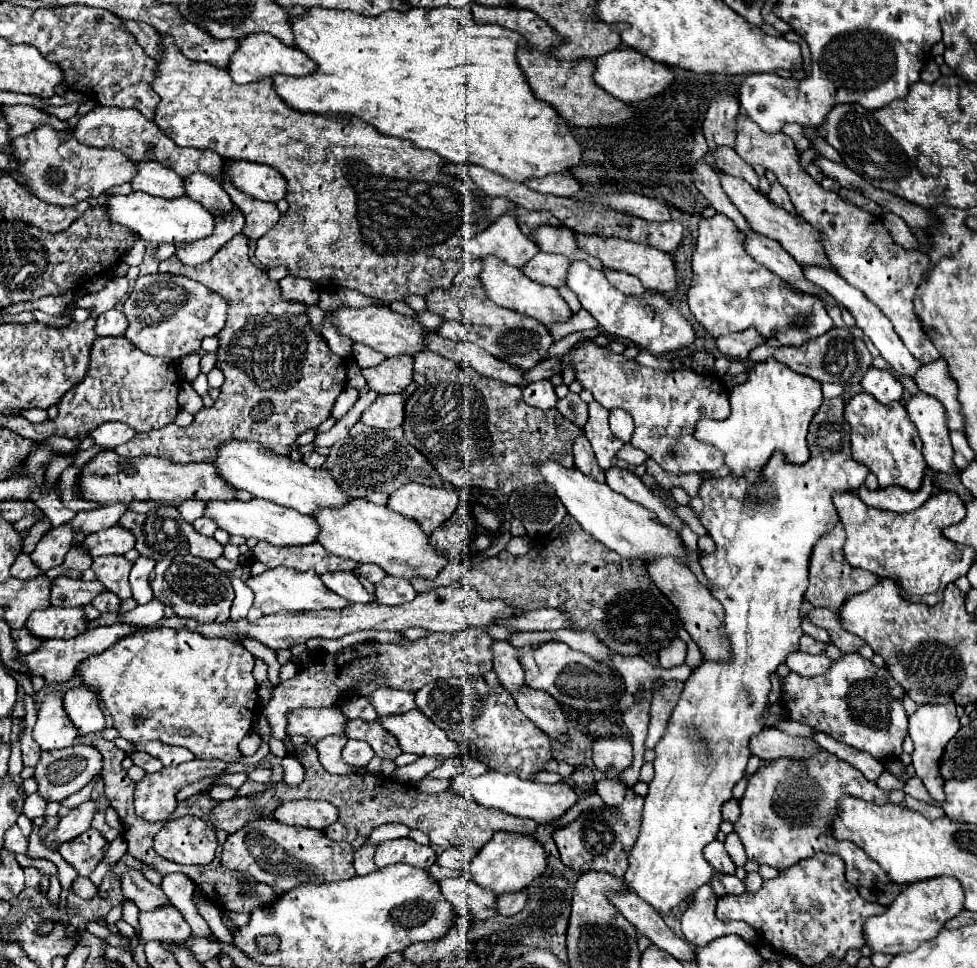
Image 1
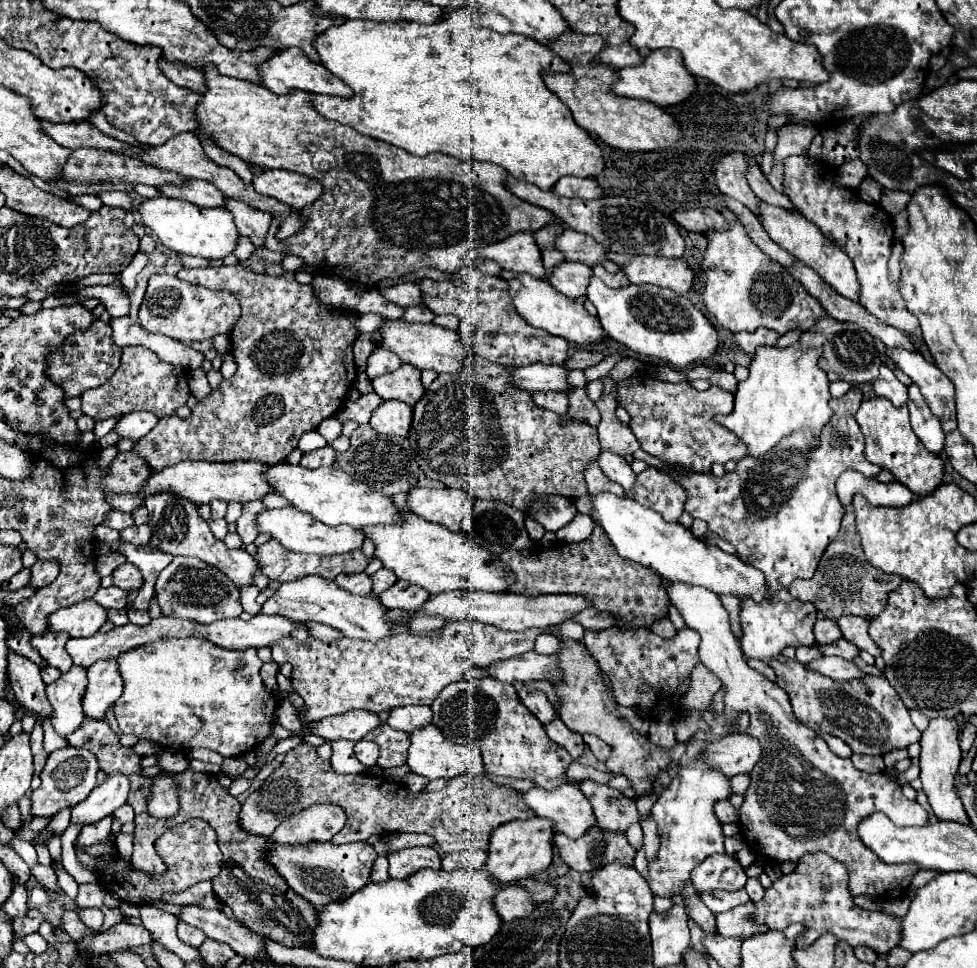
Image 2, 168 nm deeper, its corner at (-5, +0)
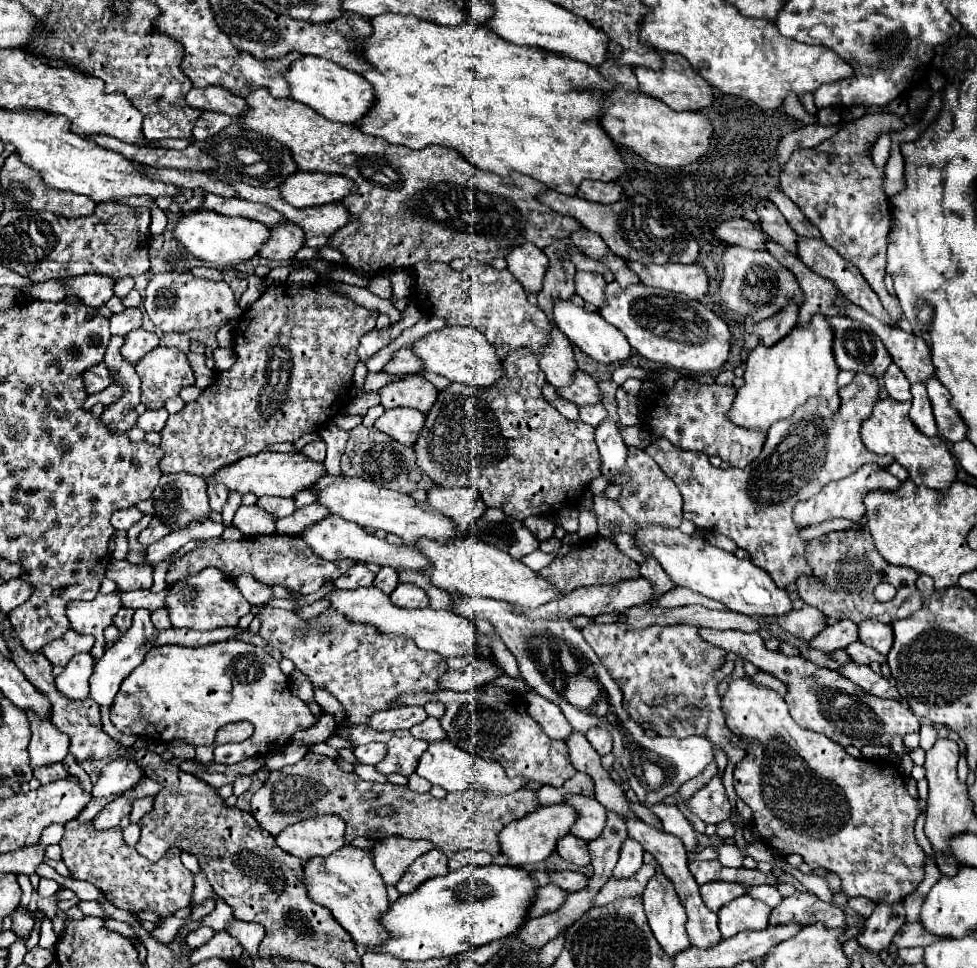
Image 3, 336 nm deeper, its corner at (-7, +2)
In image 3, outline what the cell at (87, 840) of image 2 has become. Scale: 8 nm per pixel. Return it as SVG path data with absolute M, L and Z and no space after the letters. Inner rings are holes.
M120 796L120 798L112 800L110 804L106 804L106 806L102 808L102 812L92 820L92 822L94 822L94 828L96 828L96 830L98 830L98 828L100 828L100 830L108 830L108 828L112 828L112 826L118 826L120 820L130 814L132 802L134 802L132 798Z

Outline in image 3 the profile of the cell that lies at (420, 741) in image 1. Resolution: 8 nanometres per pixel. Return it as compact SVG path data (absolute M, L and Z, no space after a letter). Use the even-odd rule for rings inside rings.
M430 742L426 754L422 754L416 774L430 780L434 786L444 788L446 792L462 792L474 788L476 792L482 792L486 796L502 796L502 794L512 794L520 790L526 780L524 778L506 778L506 772L498 762L484 760L480 756L472 756L466 750L458 750L452 742Z

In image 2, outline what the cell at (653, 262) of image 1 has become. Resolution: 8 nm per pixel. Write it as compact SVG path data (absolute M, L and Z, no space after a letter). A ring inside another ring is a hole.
M608 252L606 256L622 268L632 284L658 284L662 288L674 290L676 294L686 294L692 286L694 274L680 258L624 256L614 252Z

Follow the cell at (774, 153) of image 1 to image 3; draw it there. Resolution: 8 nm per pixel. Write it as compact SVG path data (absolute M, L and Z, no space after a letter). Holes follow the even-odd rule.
M868 112L858 120L852 120L848 124L844 124L838 134L826 142L822 142L818 148L800 148L796 150L790 160L786 162L786 166L782 168L782 176L780 176L780 188L782 192L802 210L802 214L822 232L822 240L832 246L842 258L846 258L848 262L852 262L854 266L858 266L858 270L862 272L862 276L866 278L866 282L870 284L870 288L878 294L878 298L882 300L886 312L898 322L902 308L900 302L890 296L886 292L884 286L884 268L886 268L886 234L890 230L890 204L888 204L888 196L884 192L884 168L876 168L872 162L872 146L876 144L876 140L892 130L904 130L906 124L902 120L902 116L892 114L892 112Z

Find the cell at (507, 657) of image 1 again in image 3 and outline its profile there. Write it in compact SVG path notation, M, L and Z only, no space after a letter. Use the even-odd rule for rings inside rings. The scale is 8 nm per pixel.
M528 692L526 706L528 706L528 714L546 730L546 734L552 740L562 740L562 742L568 740L568 736L572 734L572 726L568 724L568 720L564 718L564 714L556 704L544 700L536 692Z

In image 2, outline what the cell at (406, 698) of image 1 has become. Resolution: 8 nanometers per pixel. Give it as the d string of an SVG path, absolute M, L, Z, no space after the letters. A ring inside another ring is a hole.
M396 706L390 710L390 718L386 722L396 730L412 732L432 722L432 708L430 706Z

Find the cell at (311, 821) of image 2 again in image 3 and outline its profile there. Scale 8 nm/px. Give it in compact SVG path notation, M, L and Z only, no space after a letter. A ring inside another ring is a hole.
M326 814L302 820L282 830L276 836L276 844L284 852L308 862L312 858L330 856L332 852L344 848L348 844L344 840L344 828L346 826L340 818L336 818L334 814Z

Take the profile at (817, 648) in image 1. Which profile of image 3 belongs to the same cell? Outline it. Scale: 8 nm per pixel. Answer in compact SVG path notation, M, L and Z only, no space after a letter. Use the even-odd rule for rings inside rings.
M854 642L846 648L846 652L854 658L856 664L872 664L872 662L878 662L880 666L886 664L886 656L882 656L880 652L876 652L874 648L862 644L862 642Z

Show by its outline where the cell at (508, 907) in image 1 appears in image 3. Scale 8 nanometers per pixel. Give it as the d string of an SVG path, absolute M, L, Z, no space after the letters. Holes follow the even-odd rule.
M572 870L550 872L550 882L560 886L566 892L576 892L576 890L582 890L582 888L588 886L588 878L580 872L572 872Z

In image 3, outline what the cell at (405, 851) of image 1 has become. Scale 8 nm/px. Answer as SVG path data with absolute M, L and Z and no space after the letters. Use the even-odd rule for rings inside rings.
M434 848L422 854L420 858L416 858L414 864L408 866L408 870L404 872L396 888L400 894L412 894L422 882L436 876L444 876L444 874L448 874L448 858L444 852Z

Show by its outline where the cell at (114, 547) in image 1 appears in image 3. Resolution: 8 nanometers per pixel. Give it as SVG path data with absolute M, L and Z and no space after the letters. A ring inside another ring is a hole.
M152 518L152 520L150 520L150 526L148 526L146 530L142 530L142 532L140 532L138 542L140 542L140 544L144 544L144 546L150 546L150 544L154 544L154 542L162 540L164 536L168 536L170 532L172 532L172 530L170 530L170 526L166 526L164 522L160 522L160 518Z

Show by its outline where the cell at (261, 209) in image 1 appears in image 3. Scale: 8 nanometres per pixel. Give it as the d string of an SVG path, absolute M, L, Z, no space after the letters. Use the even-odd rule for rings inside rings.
M202 112L200 118L196 120L194 128L192 128L192 136L194 140L204 140L216 132L220 132L224 126L228 126L232 122L230 116L226 114L216 114L216 112Z

